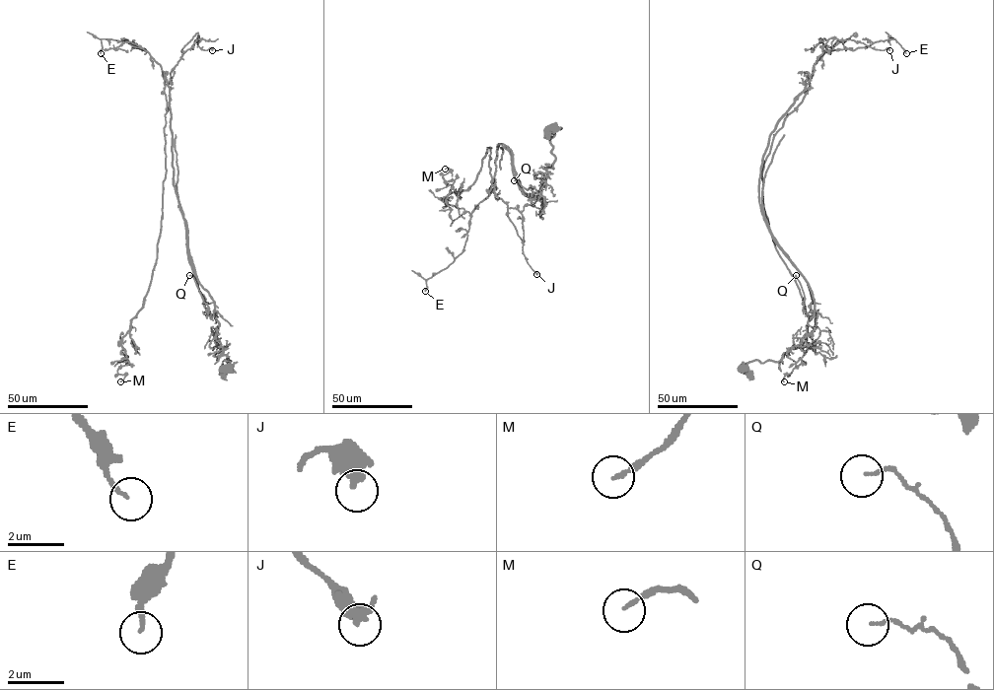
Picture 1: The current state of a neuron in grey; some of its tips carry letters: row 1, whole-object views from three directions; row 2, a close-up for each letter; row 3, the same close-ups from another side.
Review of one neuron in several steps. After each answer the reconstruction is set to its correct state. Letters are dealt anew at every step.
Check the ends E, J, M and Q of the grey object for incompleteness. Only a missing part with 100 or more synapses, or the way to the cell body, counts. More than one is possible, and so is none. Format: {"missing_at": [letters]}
{"missing_at": []}

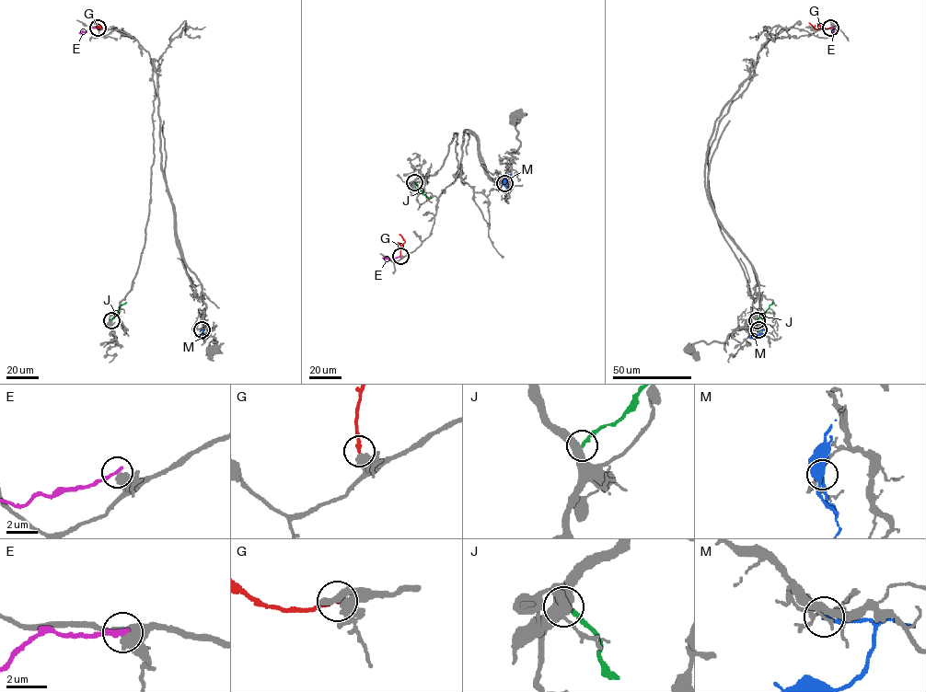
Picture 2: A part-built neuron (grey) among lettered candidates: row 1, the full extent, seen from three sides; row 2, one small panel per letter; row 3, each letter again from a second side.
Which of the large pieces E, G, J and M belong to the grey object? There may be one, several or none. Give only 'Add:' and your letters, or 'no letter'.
Add: G

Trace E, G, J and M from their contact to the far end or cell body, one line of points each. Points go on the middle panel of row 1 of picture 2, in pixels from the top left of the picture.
E: (400, 256), (389, 259), (382, 257)
G: (400, 256), (400, 247), (404, 240), (399, 234)
J: (414, 182), (422, 194), (429, 198)
M: (504, 183), (506, 187), (504, 180), (511, 175)

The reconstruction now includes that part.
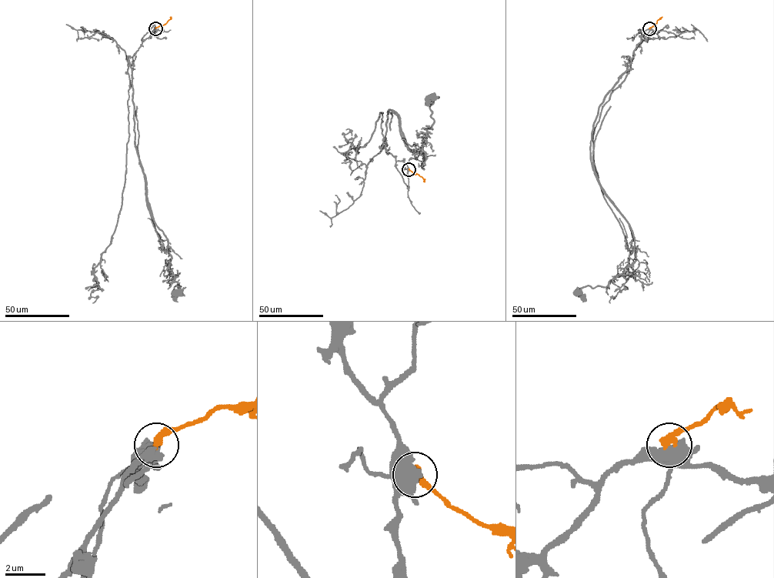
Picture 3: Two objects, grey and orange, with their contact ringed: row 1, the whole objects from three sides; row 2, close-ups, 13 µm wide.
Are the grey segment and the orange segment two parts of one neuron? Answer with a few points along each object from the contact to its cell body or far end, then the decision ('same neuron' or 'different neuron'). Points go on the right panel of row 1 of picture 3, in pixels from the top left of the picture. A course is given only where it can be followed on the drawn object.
grey via (649, 28), (598, 108), (590, 147), (600, 187), (632, 232), (635, 259), (605, 287), (586, 285), (577, 292) | orange via (649, 28), (662, 17) | different neuron

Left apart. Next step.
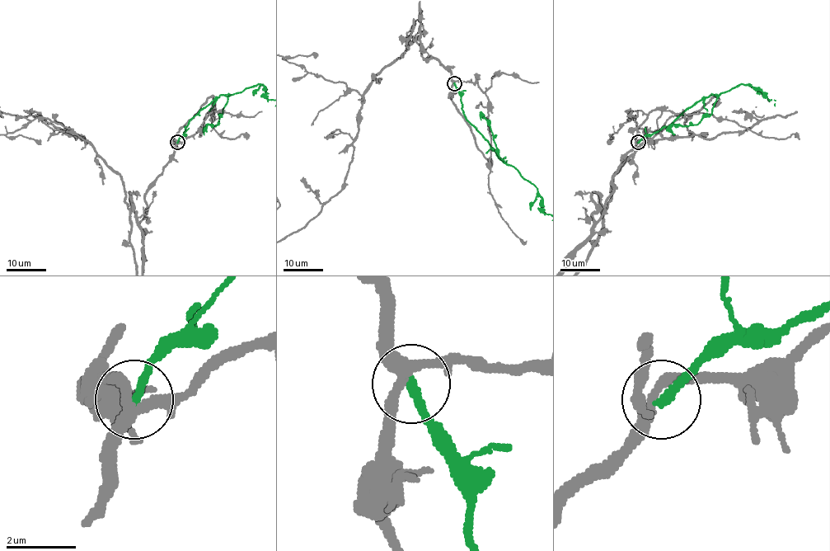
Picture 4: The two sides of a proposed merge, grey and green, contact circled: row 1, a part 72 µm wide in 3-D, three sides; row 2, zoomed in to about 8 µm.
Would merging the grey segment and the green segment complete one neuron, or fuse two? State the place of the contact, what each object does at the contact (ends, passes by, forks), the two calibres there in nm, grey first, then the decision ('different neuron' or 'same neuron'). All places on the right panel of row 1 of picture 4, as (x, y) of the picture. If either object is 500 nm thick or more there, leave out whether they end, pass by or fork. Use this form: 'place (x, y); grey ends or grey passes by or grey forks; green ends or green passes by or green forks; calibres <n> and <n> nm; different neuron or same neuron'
place (638, 142); grey forks; green ends; calibres 280 and 260 nm; different neuron

